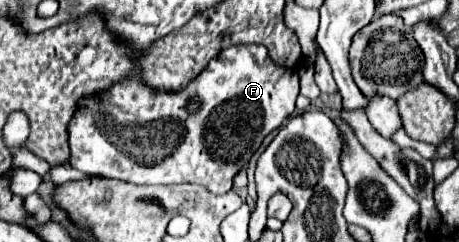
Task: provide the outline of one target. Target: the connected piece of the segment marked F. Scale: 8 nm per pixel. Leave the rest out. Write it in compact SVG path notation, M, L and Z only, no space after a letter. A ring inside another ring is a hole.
M234 46L222 50L204 72L186 86L182 92L160 94L144 86L136 76L108 94L108 98L90 98L78 108L70 122L70 166L94 176L118 178L132 184L200 184L212 194L226 194L232 190L234 176L248 166L252 154L260 148L262 140L276 128L280 128L290 114L298 98L298 74L294 70L272 64L266 48ZM198 98L200 108L188 112L188 100Z

